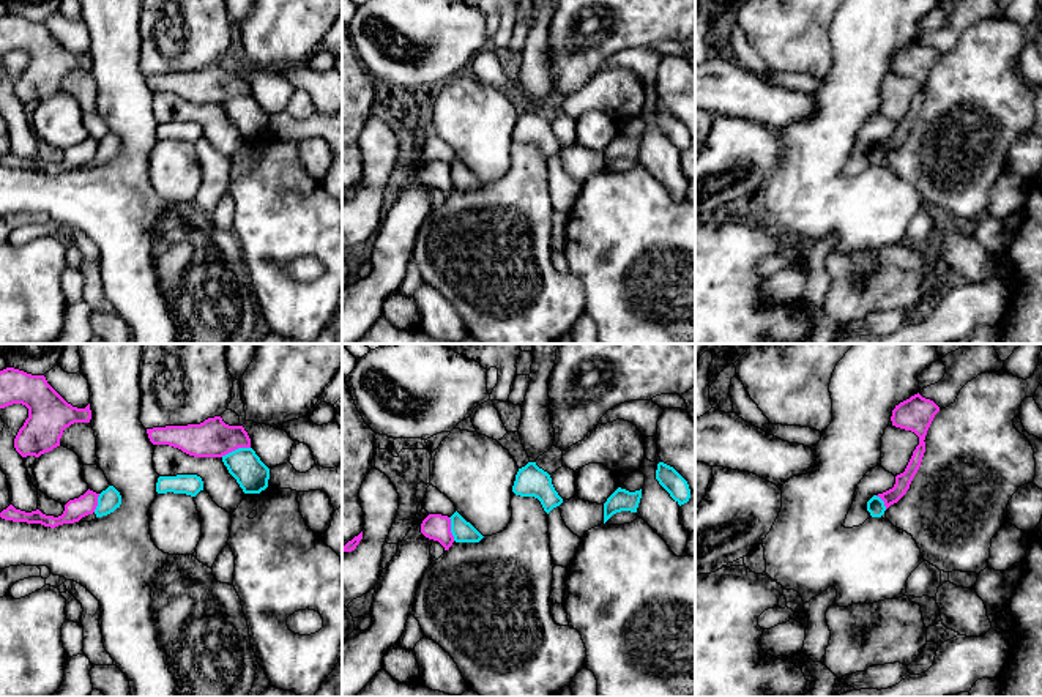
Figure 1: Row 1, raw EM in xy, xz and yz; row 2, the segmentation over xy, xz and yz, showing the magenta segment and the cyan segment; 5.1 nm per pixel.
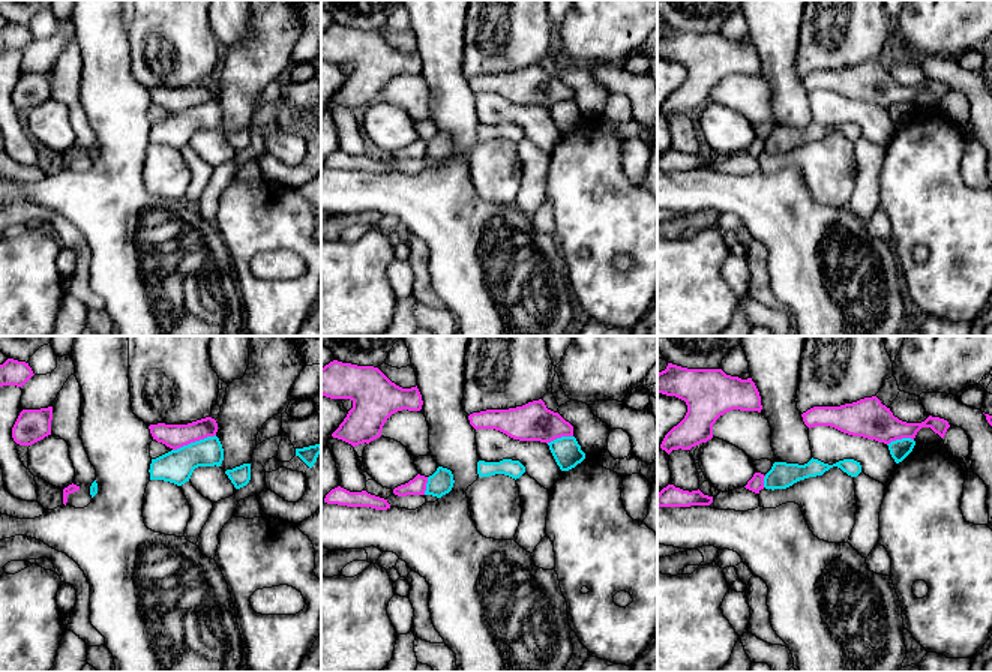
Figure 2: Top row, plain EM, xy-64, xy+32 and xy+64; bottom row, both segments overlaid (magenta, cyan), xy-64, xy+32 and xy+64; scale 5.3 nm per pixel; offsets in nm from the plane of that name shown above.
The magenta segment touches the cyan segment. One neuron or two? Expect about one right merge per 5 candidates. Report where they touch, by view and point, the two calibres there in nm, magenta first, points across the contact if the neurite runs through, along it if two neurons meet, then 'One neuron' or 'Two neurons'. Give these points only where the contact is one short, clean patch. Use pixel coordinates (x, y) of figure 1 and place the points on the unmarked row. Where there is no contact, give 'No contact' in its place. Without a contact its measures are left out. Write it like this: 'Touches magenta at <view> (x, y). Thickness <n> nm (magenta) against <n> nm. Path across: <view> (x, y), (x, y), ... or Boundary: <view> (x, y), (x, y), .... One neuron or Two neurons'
Touches magenta at xy (235, 95). Thickness 190 nm (magenta) against 170 nm. Two neurons

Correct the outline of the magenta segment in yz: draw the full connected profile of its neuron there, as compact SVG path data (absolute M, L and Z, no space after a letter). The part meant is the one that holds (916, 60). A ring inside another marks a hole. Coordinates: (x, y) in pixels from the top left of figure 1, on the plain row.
M919 39L900 49L892 57L892 73L914 79L919 84L919 91L913 98L905 118L895 123L894 134L876 142L884 148L886 156L897 150L910 136L910 131L917 120L925 99L924 87L927 77L938 58L940 54L933 47L922 44Z

